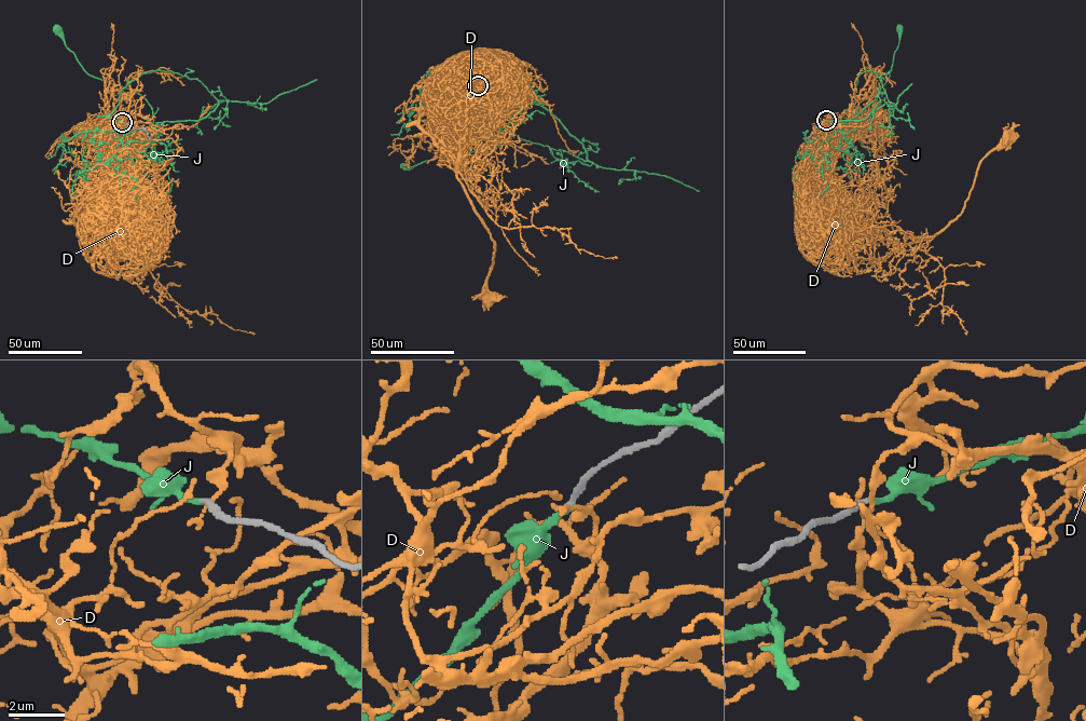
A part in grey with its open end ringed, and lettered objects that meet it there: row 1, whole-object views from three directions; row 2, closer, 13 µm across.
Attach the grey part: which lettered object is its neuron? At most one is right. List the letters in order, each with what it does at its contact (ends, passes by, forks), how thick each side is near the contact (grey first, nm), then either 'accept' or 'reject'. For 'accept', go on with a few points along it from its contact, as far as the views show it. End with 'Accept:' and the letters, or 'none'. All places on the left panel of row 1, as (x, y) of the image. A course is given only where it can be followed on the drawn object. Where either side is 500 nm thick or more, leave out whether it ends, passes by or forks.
D: it forks | 200/140 nm | reject
J: it ends | 200/190 nm | accept | via (122, 122), (107, 116), (120, 91), (150, 70), (218, 100), (154, 130), (147, 101), (91, 76), (57, 29)
Accept: J

